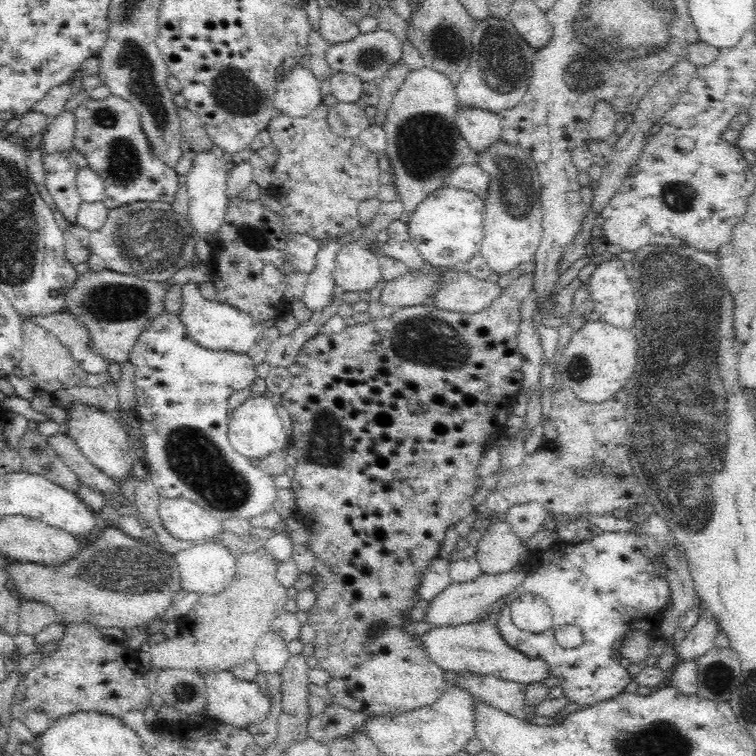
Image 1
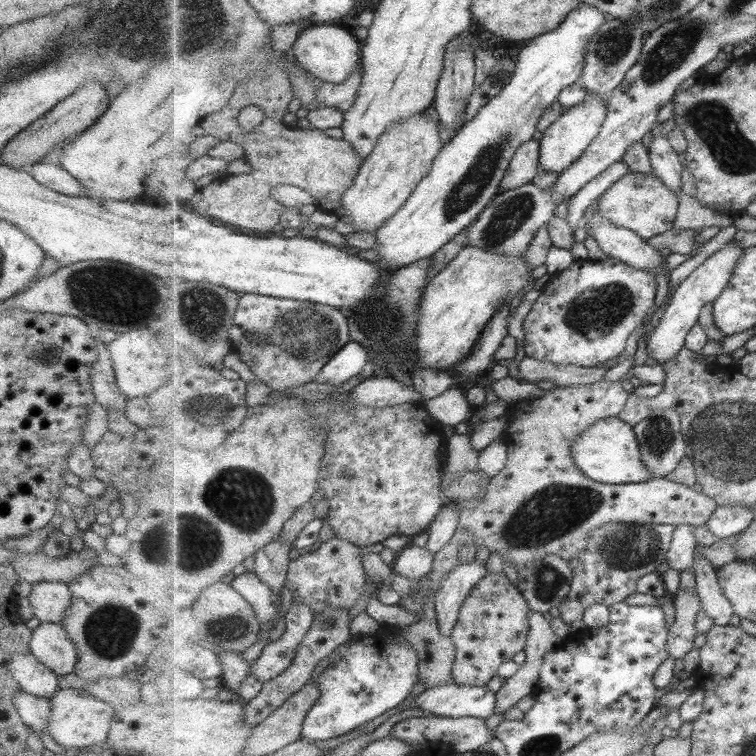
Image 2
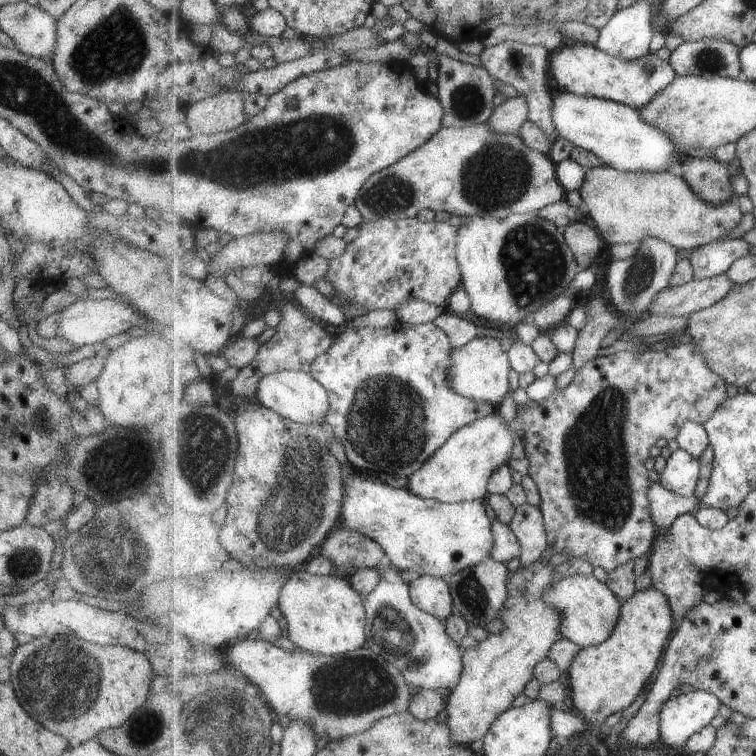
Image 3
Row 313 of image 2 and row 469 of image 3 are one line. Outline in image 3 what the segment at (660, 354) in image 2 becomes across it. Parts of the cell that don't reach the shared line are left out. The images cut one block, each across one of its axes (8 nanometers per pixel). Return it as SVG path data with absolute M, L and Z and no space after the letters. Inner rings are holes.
M679 448L666 460L665 468L659 474L659 483L681 498L691 498L695 496L700 474L701 458Z

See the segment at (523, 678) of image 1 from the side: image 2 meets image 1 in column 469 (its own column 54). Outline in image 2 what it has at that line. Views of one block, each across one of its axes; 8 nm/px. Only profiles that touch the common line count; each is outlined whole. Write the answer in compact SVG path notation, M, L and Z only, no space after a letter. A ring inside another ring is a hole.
M40 622L32 630L29 652L57 676L74 672L75 645L61 623Z

